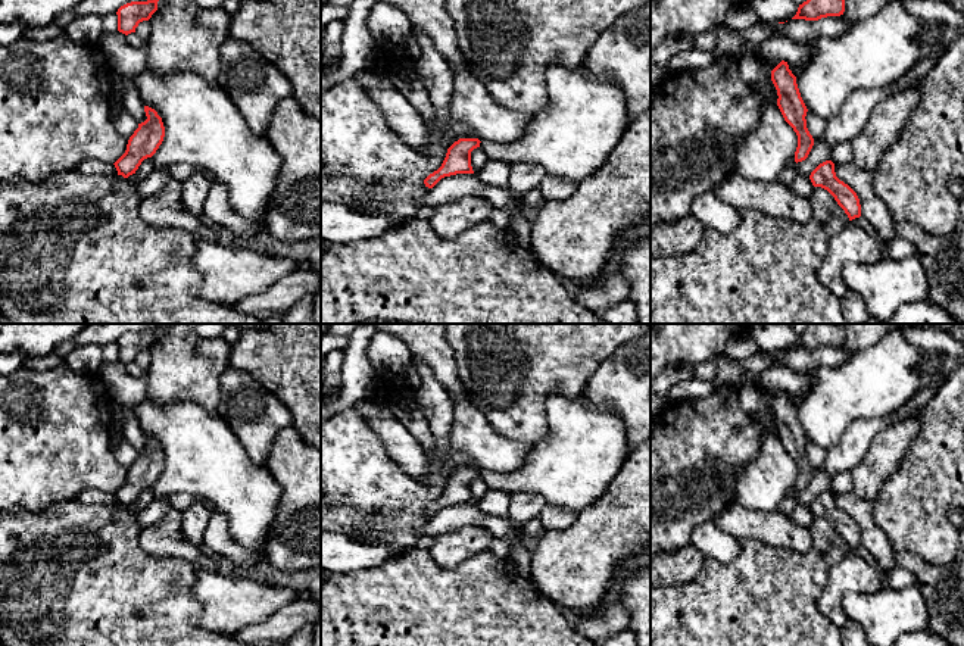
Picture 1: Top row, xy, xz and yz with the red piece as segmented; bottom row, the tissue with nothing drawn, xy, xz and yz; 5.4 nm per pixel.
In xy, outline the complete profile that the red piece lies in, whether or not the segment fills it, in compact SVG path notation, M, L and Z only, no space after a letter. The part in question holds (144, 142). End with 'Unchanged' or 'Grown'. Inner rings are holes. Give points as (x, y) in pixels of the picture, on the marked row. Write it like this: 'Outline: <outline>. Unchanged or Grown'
Outline: M144 106L147 119L130 137L125 153L113 163L118 175L128 178L135 174L141 162L152 157L165 137L165 127L157 112Z. Unchanged

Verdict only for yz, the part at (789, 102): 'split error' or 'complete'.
complete

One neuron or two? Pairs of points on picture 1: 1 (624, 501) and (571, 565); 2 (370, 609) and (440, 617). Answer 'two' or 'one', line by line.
1: one
2: one

